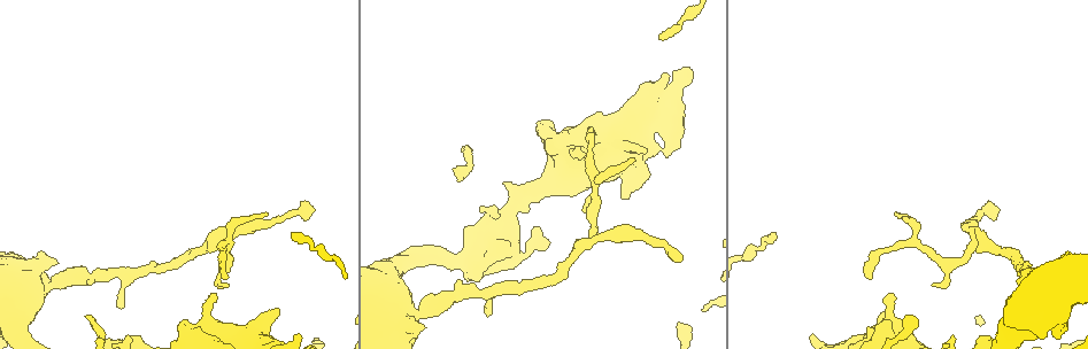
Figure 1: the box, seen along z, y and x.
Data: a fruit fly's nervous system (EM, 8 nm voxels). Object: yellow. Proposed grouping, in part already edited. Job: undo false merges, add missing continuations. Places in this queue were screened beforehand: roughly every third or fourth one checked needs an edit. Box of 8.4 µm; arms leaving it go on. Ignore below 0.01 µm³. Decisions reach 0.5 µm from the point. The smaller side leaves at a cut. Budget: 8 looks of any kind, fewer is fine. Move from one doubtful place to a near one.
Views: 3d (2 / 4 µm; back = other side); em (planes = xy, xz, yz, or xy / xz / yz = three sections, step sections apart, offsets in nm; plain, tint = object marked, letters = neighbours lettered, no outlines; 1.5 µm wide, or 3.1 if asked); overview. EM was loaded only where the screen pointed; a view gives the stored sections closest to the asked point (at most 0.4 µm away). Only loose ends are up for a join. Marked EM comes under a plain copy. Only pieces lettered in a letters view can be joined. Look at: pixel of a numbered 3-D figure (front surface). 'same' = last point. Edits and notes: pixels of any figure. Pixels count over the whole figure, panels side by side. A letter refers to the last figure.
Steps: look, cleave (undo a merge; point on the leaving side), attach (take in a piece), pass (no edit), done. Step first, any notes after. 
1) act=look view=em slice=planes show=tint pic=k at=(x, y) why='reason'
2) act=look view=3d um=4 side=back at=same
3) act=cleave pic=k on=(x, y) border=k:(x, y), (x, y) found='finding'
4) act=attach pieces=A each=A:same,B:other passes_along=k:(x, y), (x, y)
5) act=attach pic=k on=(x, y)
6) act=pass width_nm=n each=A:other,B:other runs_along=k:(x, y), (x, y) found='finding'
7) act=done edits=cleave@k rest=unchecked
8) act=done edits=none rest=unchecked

act=look view=em slice=planes show=tint pic=1 at=(490, 313) why='tapers out'

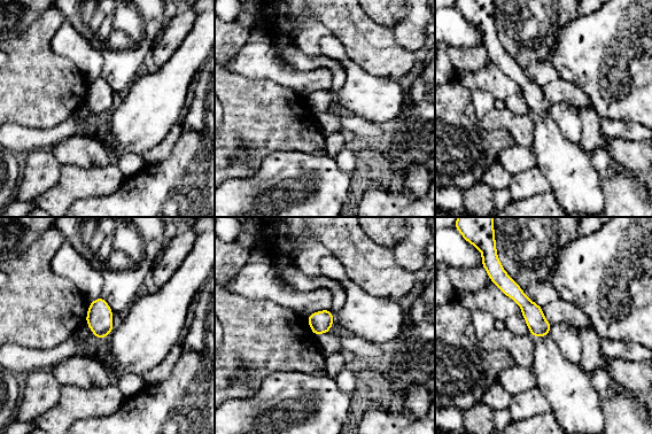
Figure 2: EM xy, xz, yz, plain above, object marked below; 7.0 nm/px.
act=look view=em slice=planes show=letters at=same

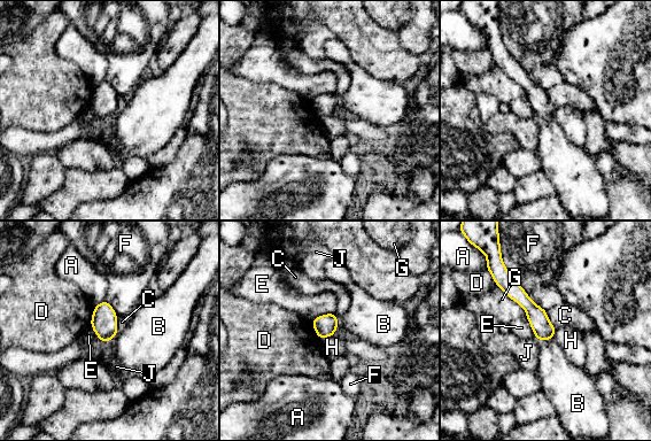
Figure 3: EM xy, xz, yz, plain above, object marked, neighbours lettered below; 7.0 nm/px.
act=pass width_nm=140 each=A:other,B:other,C:other,D:other,E:other,F:other,G:other,H:other,J:other found='none of them fits'

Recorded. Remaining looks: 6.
act=look view=em slice=planes show=letters pic=1 at=(915, 242) why='branch point'

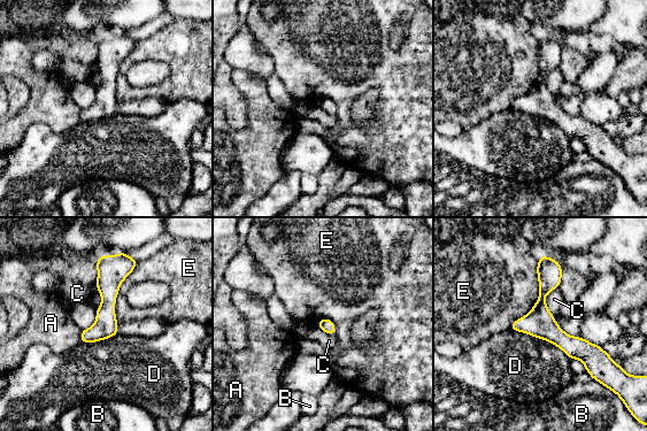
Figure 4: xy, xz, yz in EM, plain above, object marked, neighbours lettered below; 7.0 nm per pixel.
act=pass width_nm=80 longest_contact=E:550nm each=A:other,B:other,C:other,D:other,E:other found='all the same cell'

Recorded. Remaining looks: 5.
act=look view=em slice=planes show=tint pic=1 at=(457, 174) why='end of a long branch'

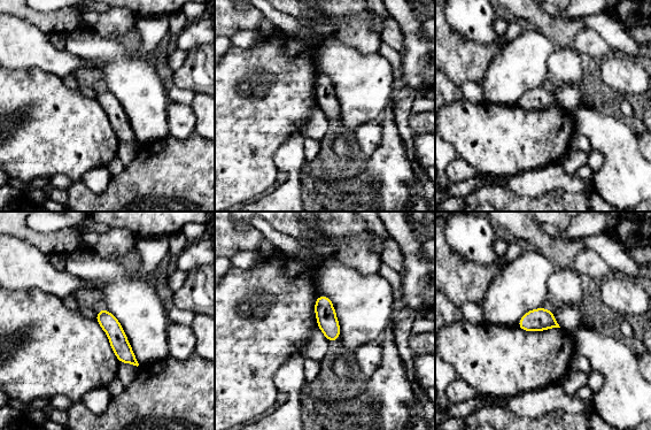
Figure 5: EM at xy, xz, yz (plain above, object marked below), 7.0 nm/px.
act=look view=em slice=planes show=letters at=same why='what lies round it'

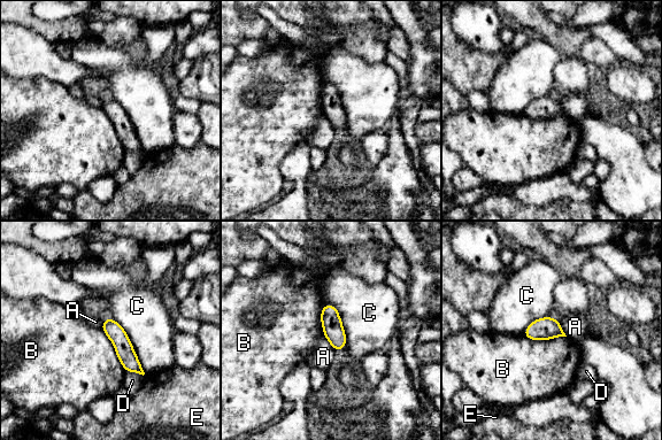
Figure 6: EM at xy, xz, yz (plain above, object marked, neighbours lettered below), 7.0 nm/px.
act=pass each=A:other,B:other,C:other,D:other,E:other border=6:(523, 333), (536, 340), (566, 336) found='none of them fits'

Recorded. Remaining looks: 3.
act=done edits=none rest=unchecked

